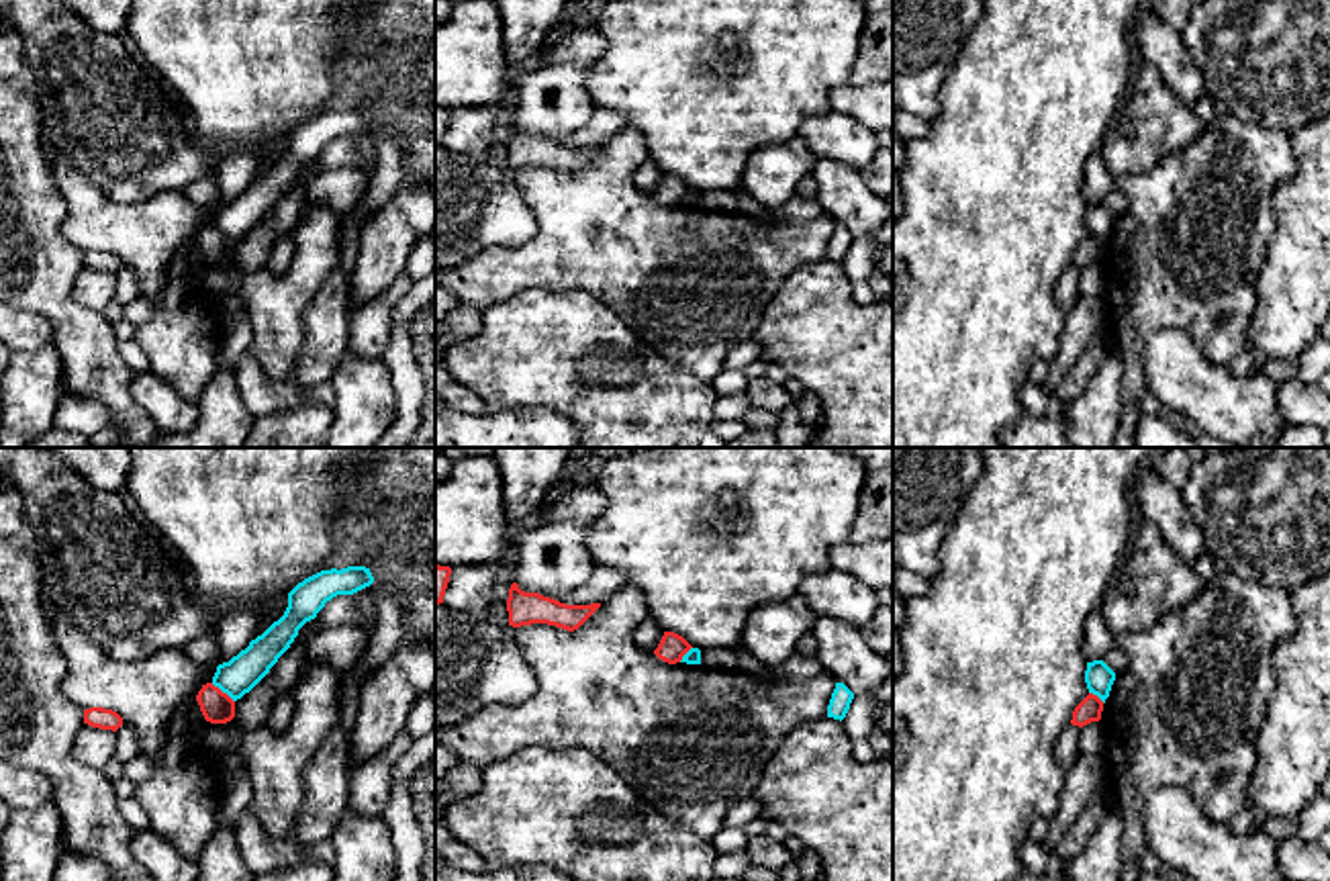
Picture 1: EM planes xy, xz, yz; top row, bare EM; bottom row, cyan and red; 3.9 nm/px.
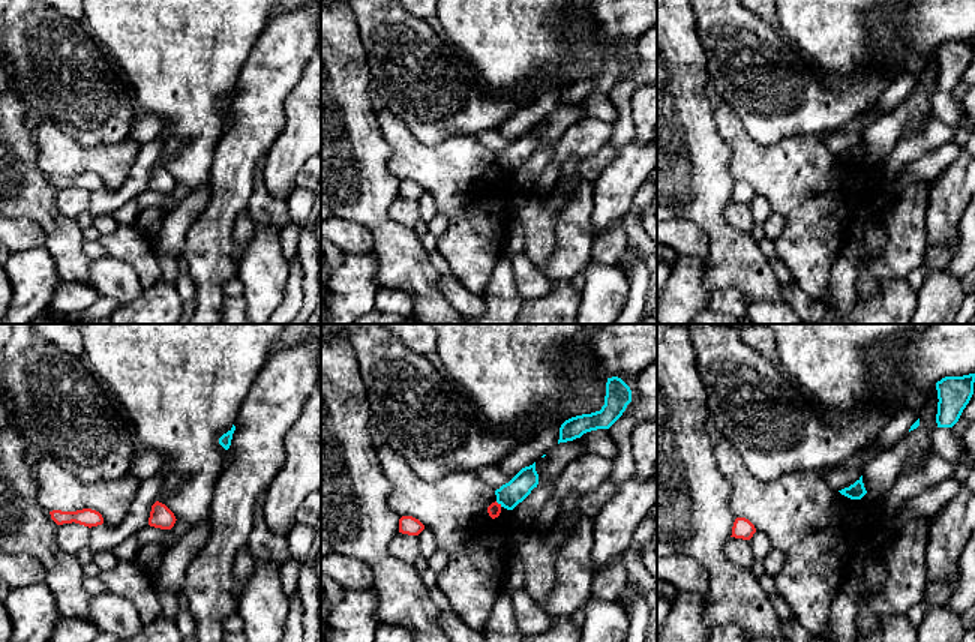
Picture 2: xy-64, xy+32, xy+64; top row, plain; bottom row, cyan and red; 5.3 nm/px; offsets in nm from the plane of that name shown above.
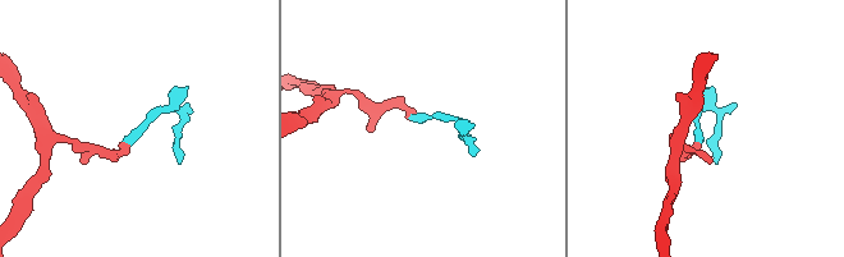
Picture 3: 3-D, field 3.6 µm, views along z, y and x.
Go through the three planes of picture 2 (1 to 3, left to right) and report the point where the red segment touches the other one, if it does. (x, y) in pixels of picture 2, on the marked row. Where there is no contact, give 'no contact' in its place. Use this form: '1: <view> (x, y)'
1: no contact
2: xy+32 (498, 503)
3: no contact

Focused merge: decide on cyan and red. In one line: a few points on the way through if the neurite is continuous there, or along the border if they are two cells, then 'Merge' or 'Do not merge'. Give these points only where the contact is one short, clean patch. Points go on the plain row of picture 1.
Boundary: xy (211, 225), (233, 244). Do not merge

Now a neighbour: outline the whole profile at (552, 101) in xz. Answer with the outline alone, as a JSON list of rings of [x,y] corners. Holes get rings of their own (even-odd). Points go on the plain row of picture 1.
[[[545,63],[513,82],[515,125],[525,135],[566,145],[568,137],[582,129],[595,102],[586,92],[592,65]]]

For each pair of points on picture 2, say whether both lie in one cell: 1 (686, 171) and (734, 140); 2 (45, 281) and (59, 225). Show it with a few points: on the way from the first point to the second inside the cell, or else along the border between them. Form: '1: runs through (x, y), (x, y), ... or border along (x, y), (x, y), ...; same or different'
1: border along (714, 111), (716, 132), (731, 150), (734, 179); different
2: border along (44, 245), (53, 258), (57, 275), (63, 281); different

